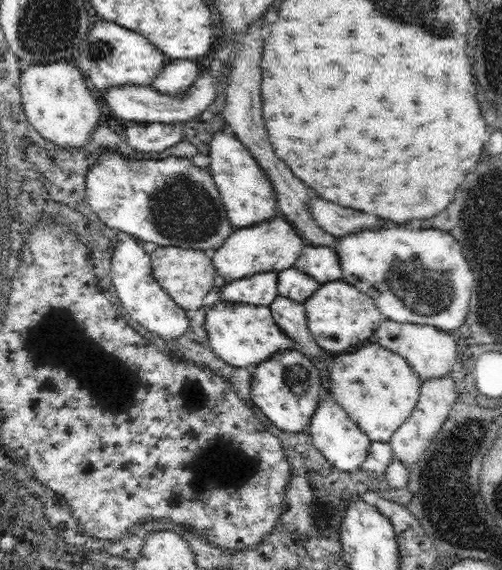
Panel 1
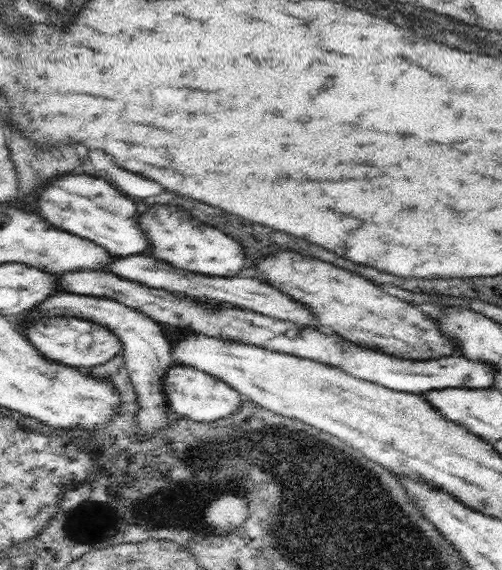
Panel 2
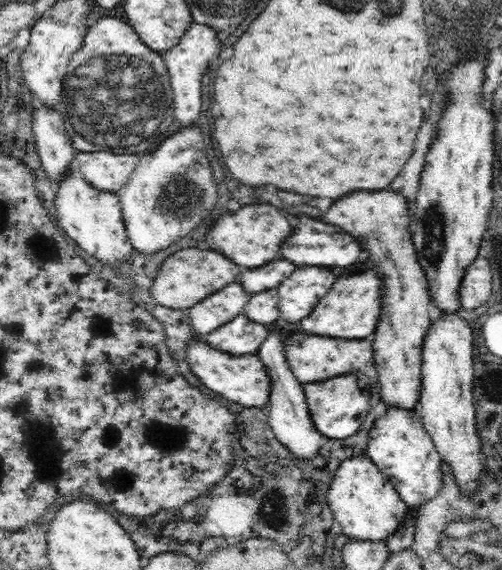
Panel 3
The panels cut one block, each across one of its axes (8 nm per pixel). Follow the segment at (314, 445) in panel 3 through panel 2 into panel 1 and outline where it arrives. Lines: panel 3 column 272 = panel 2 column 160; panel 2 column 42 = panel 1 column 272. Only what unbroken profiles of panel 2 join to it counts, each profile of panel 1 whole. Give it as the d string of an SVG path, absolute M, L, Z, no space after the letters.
M278 294L268 307L280 329L292 340L294 348L312 358L320 358L320 356L325 359L331 358L331 355L326 356L326 351L311 337L305 306L301 302Z

